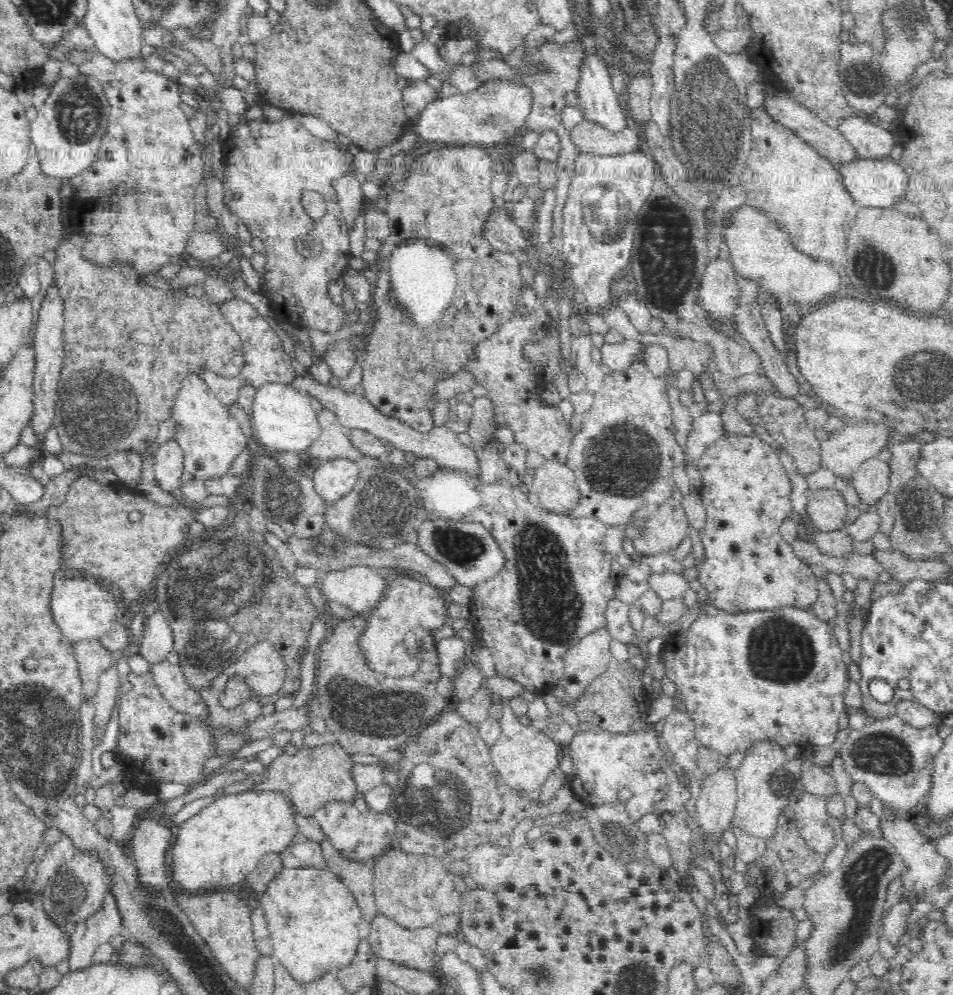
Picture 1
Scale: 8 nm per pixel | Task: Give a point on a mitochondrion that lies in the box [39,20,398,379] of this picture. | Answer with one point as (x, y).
(78, 117)

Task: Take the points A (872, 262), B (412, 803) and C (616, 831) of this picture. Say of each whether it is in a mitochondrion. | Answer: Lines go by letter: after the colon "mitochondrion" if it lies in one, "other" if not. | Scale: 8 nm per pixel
A: mitochondrion
B: mitochondrion
C: mitochondrion

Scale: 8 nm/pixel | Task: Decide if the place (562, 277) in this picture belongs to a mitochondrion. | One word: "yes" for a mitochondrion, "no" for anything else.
no

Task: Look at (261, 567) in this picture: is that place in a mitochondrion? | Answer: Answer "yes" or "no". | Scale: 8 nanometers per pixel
yes

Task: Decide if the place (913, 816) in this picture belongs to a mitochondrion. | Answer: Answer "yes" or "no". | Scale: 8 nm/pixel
no

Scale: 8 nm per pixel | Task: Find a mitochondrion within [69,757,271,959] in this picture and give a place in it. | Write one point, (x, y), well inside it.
(162, 921)

